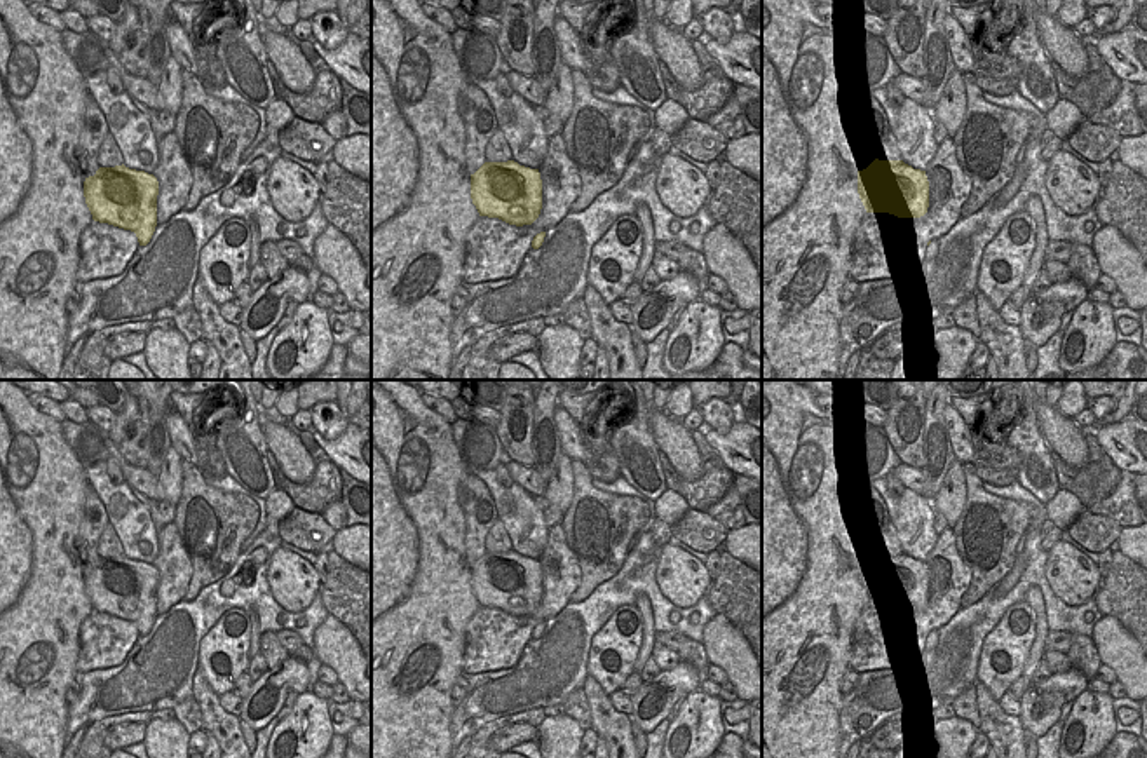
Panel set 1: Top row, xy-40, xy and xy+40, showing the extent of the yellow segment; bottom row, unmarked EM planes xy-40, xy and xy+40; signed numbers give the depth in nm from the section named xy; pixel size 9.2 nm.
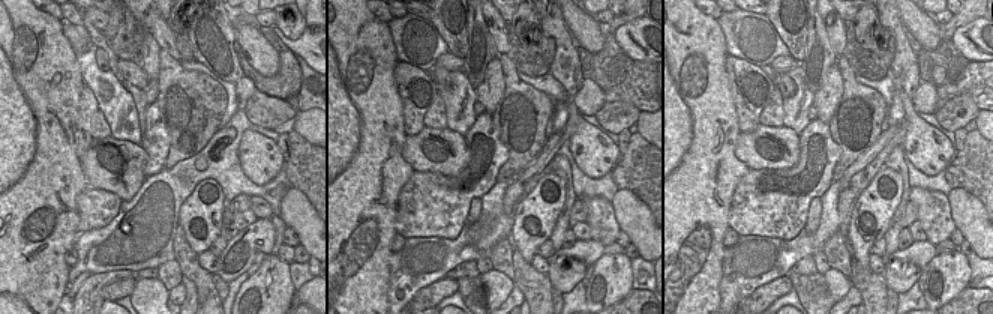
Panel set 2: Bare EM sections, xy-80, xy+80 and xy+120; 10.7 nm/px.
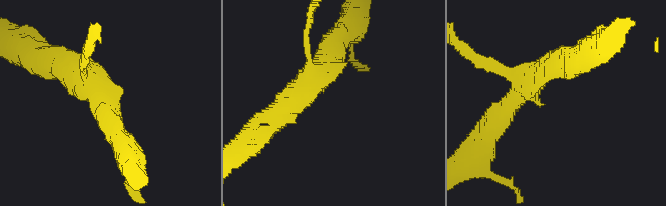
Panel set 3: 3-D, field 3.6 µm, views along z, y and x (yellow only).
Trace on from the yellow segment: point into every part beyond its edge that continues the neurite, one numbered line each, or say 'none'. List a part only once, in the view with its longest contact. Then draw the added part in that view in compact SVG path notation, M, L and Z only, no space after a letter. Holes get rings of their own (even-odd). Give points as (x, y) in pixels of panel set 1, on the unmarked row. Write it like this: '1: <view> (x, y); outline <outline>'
none

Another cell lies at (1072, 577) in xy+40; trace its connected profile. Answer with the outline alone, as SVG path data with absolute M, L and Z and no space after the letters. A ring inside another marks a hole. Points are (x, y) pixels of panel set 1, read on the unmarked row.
M1062 538L1051 547L1046 580L1056 598L1069 606L1084 605L1100 584L1098 566L1079 549Z

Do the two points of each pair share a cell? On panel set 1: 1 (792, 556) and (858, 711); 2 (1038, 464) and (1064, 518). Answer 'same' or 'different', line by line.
1: different
2: different

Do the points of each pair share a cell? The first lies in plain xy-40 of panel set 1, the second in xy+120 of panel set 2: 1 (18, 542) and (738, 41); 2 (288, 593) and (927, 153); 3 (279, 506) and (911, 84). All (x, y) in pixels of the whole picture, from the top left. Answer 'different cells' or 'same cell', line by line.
1: different cells
2: same cell
3: different cells

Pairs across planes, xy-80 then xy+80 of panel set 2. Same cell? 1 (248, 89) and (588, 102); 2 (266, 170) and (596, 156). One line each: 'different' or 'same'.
1: same
2: same

